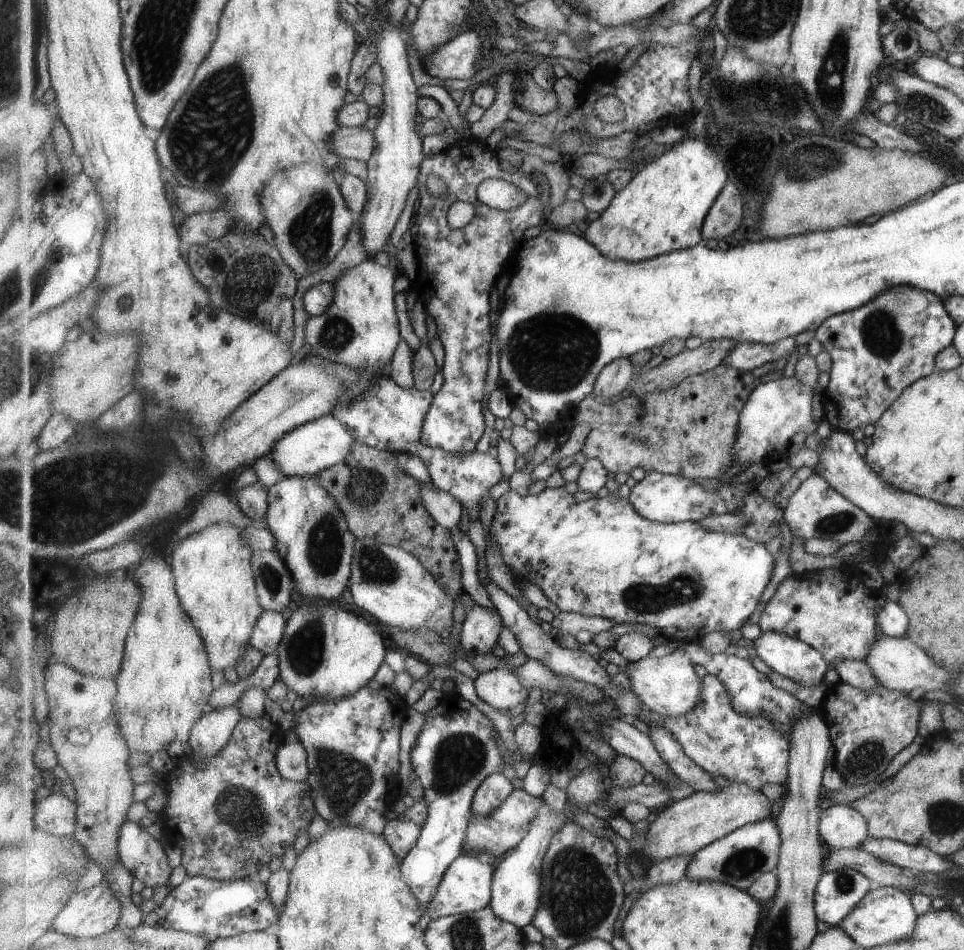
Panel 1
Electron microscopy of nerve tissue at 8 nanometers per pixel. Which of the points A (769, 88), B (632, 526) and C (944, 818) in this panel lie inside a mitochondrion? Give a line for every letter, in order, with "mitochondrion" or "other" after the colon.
A: mitochondrion
B: other
C: mitochondrion

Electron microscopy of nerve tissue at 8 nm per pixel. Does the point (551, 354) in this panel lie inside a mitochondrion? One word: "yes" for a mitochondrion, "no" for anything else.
yes

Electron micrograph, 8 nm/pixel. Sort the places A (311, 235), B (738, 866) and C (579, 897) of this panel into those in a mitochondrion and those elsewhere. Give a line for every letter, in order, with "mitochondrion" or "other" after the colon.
A: mitochondrion
B: mitochondrion
C: mitochondrion

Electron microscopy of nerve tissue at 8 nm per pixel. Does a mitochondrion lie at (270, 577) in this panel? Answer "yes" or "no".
yes

